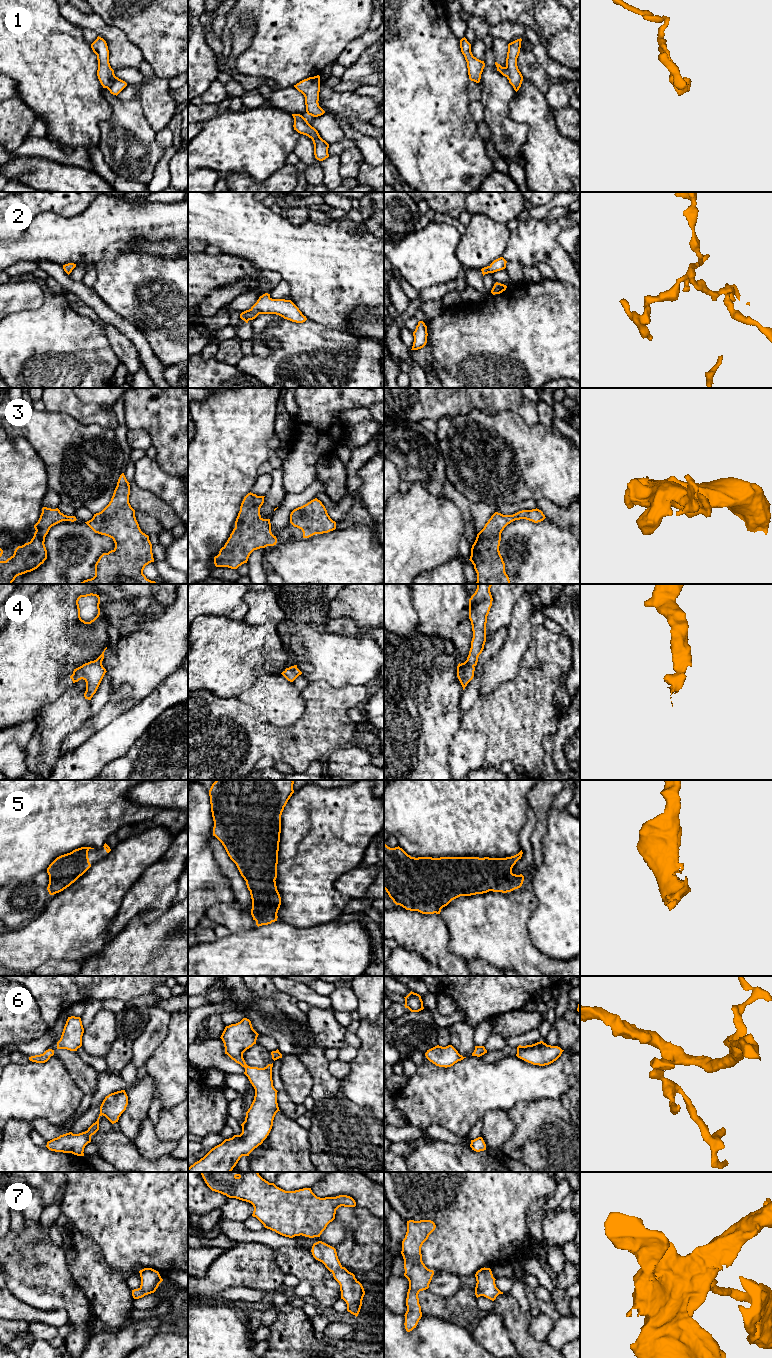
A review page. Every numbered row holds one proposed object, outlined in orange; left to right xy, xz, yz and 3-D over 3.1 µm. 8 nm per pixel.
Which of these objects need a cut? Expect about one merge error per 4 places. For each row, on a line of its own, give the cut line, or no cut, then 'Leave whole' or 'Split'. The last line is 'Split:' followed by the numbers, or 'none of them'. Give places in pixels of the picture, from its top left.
1: No split. Leave whole
2: No split. Leave whole
3: No split. Leave whole
4: No split. Leave whole
5: No split. Leave whole
6: No split. Leave whole
7: No split. Leave whole
Split: none of them

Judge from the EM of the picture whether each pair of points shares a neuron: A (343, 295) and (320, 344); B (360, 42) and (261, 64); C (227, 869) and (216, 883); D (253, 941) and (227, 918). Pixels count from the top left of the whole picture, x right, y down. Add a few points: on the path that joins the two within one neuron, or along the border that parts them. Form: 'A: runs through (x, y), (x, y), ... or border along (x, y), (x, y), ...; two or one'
A: border along (307, 318), (328, 328), (348, 331), (350, 333); two
B: border along (366, 31), (354, 38), (335, 61); two
C: border along (212, 852), (221, 871), (229, 879), (234, 894); two
D: border along (252, 927), (246, 931), (232, 933); two

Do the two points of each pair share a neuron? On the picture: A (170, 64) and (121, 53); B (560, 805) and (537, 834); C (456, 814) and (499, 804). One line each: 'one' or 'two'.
A: two
B: two
C: one

